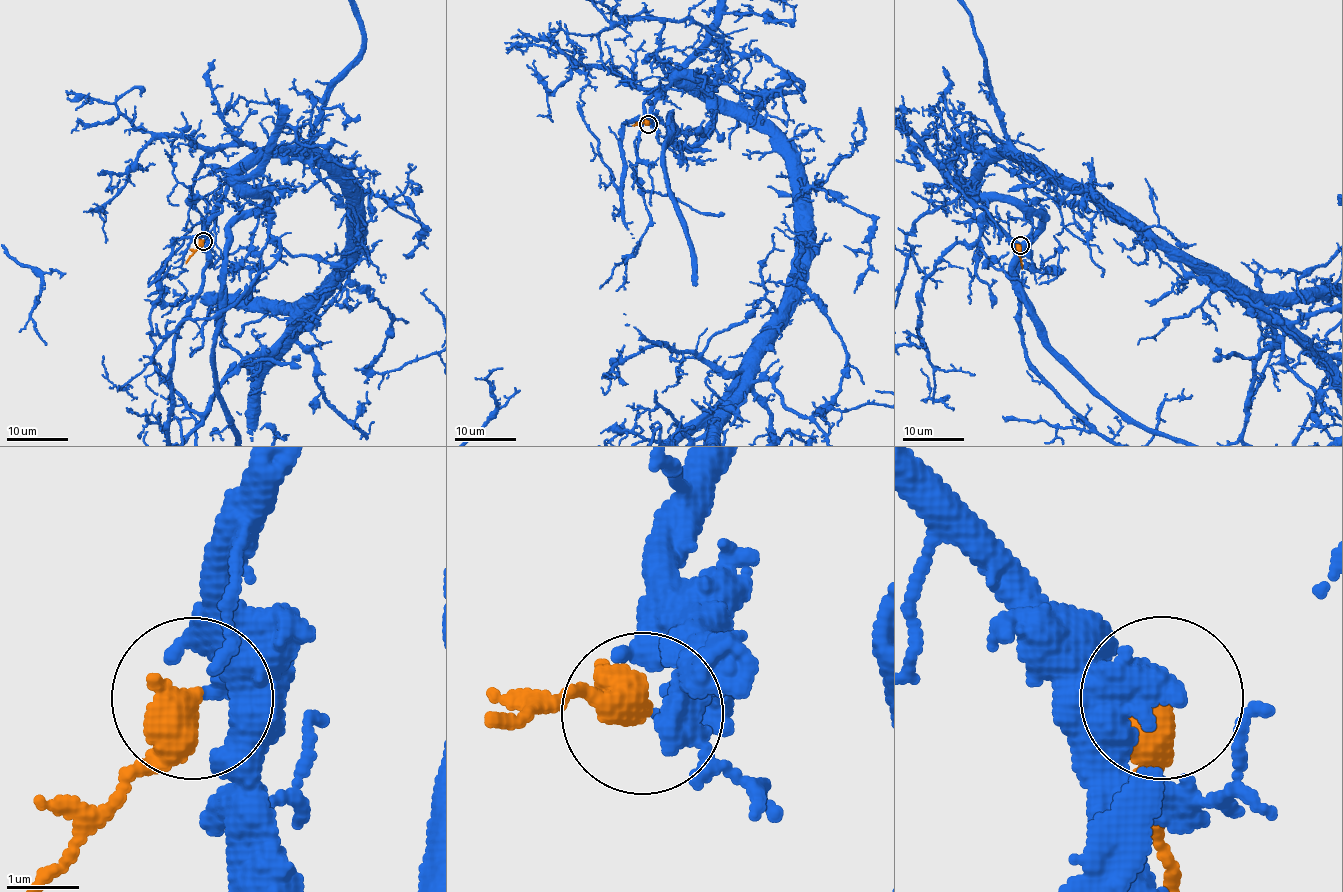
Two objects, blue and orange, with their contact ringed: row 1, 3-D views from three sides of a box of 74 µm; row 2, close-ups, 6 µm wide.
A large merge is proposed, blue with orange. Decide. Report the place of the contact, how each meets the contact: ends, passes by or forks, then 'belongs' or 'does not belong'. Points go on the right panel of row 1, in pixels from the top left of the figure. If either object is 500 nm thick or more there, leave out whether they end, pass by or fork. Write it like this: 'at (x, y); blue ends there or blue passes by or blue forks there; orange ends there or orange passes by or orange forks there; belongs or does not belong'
at (1020, 245); belongs

